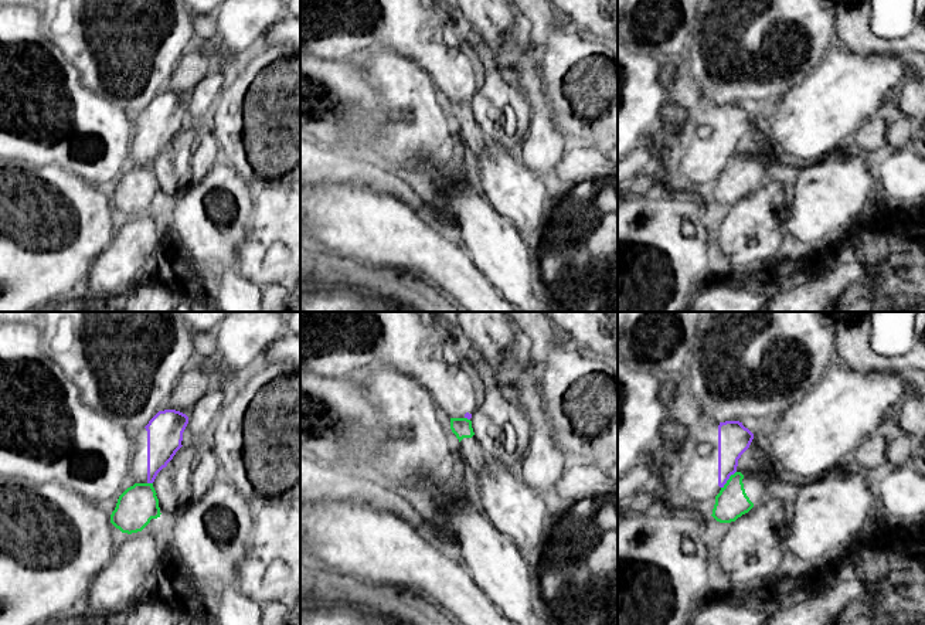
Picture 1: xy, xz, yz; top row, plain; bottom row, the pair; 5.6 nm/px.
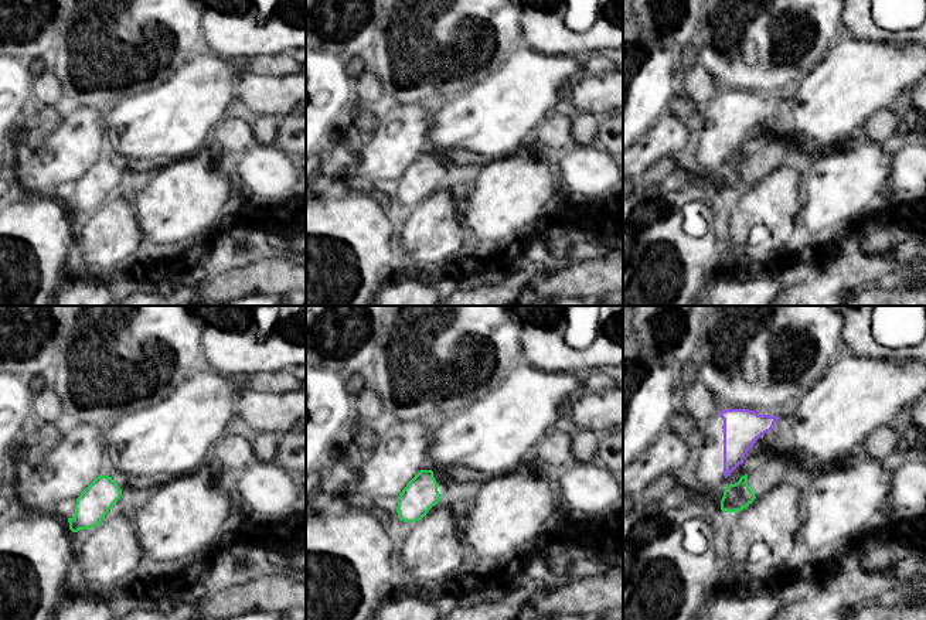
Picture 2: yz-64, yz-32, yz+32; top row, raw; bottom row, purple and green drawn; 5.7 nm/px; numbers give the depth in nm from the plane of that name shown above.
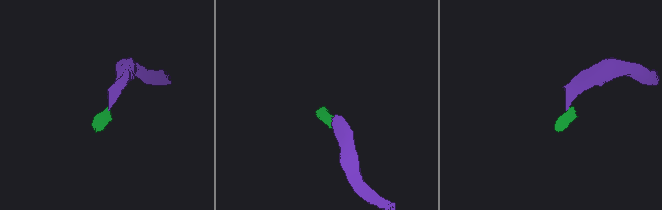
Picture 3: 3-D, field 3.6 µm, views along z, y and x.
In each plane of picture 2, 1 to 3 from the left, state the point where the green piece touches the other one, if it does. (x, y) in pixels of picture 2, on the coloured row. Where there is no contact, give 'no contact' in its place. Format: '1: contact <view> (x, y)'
1: no contact
2: no contact
3: no contact

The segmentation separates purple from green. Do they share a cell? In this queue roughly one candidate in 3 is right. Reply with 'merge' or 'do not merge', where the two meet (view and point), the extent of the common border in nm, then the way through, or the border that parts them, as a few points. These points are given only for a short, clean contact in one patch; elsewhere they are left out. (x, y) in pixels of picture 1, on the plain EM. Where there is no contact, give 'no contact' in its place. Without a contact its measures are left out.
do not merge; contact yz (728, 160); length 130 nm; border yz (735, 153), (721, 170)

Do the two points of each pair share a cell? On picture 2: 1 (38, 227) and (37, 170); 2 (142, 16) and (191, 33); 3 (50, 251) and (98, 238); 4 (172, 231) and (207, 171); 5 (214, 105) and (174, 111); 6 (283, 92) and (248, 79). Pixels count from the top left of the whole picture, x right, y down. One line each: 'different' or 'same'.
1: different
2: same
3: different
4: same
5: same
6: same

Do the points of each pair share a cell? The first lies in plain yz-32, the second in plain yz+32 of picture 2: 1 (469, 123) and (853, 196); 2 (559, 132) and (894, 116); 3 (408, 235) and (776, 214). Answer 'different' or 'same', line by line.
1: different
2: same
3: same

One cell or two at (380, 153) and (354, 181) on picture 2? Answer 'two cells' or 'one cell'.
one cell

